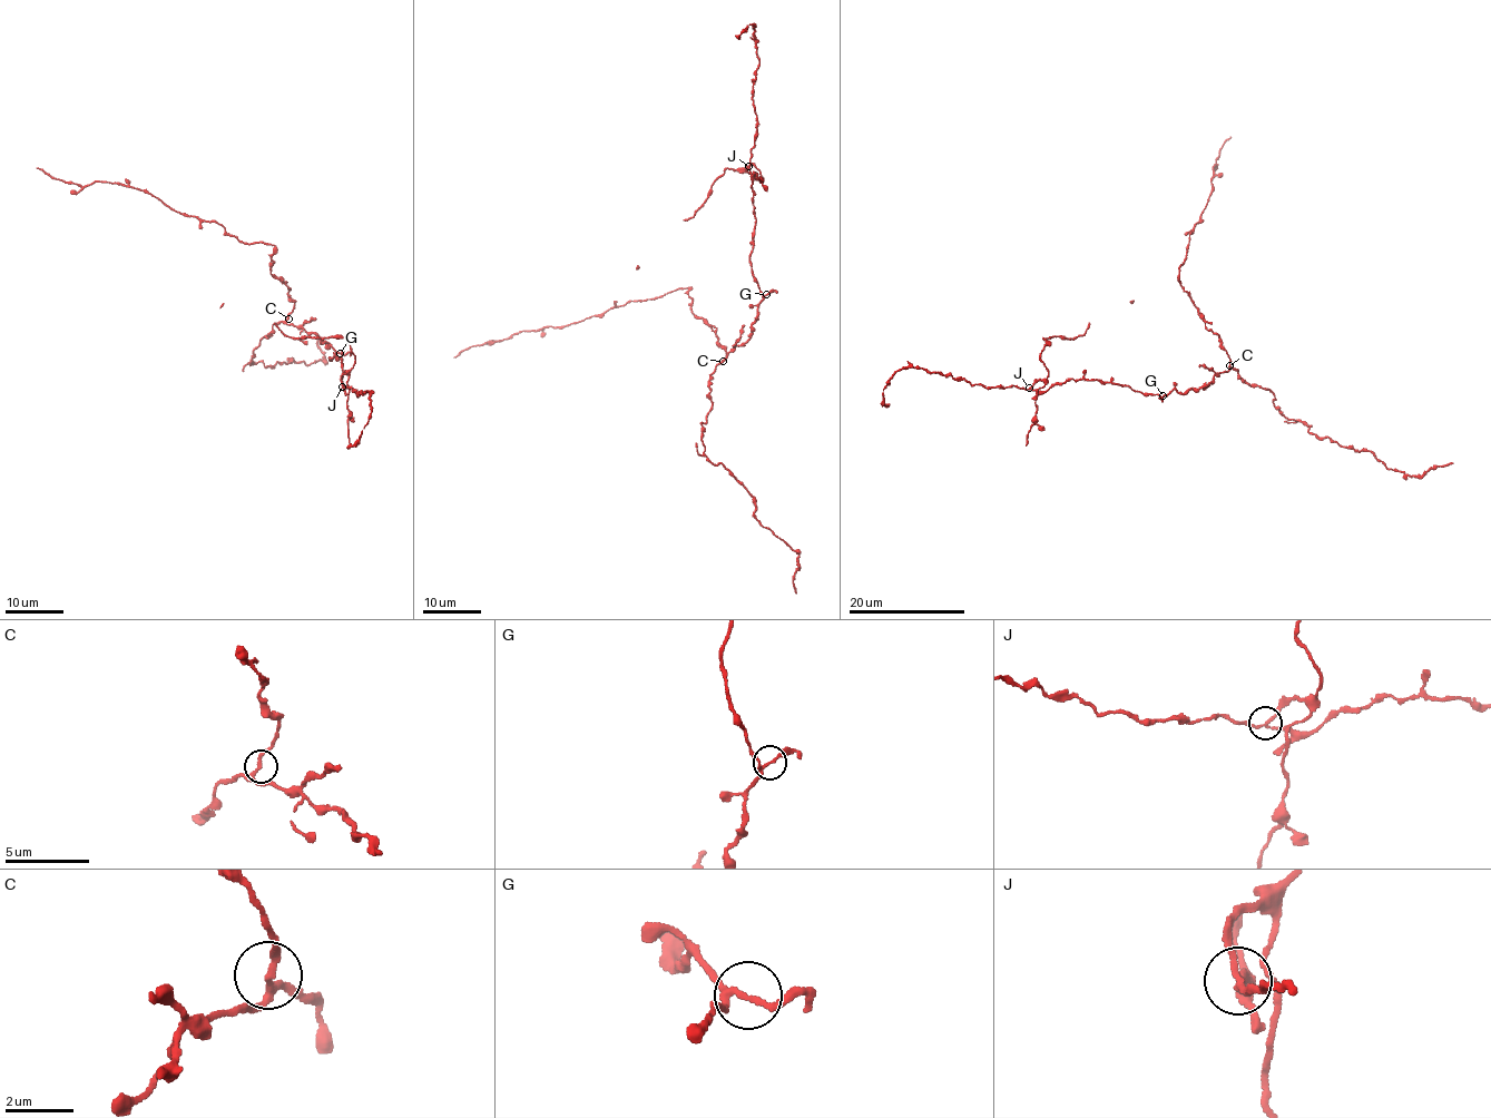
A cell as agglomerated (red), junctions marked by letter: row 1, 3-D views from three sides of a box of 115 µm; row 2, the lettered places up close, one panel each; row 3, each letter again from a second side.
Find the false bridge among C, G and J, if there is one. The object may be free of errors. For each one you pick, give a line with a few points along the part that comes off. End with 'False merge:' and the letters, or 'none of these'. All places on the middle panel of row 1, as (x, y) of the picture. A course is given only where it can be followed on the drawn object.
J: foreign part runs (749, 167), (747, 170), (757, 177), (761, 175), (752, 163), (725, 168), (714, 182), (704, 204), (684, 219)
False merge: J

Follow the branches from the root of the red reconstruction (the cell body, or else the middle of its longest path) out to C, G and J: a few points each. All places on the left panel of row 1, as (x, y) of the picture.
C: (306, 332), (288, 324), (288, 319)
G: (306, 332), (314, 333), (329, 349), (331, 345), (340, 353)
J: (306, 332), (314, 333), (329, 349), (333, 347), (336, 355), (330, 360), (329, 358), (341, 358), (343, 386)

